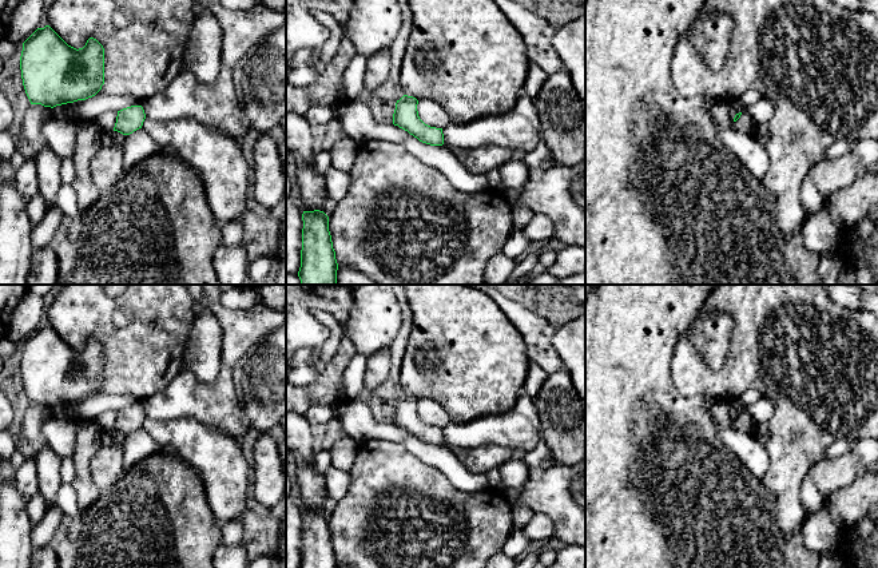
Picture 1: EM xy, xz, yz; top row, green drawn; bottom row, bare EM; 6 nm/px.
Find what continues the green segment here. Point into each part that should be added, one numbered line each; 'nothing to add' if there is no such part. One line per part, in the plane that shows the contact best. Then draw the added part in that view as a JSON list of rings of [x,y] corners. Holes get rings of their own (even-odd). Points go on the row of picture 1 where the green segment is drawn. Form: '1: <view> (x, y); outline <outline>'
nothing to add

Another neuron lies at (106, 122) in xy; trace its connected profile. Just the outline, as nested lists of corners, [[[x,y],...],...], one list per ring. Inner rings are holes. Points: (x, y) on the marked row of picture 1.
[[[107,111],[99,115],[96,119],[92,120],[95,127],[99,130],[100,134],[114,131],[116,123],[118,111]]]

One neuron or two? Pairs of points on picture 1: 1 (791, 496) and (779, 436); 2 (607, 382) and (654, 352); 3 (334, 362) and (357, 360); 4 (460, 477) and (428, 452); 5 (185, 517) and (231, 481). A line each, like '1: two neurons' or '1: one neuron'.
1: one neuron
2: one neuron
3: two neurons
4: one neuron
5: two neurons

